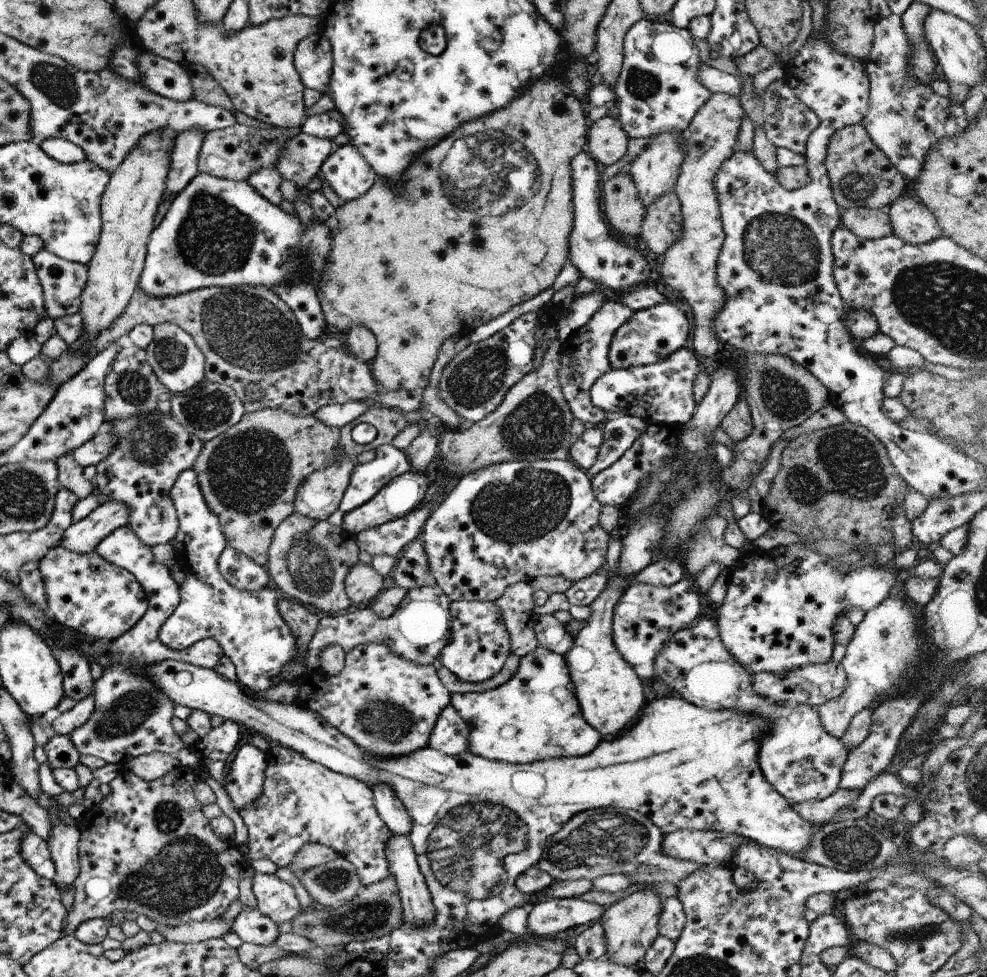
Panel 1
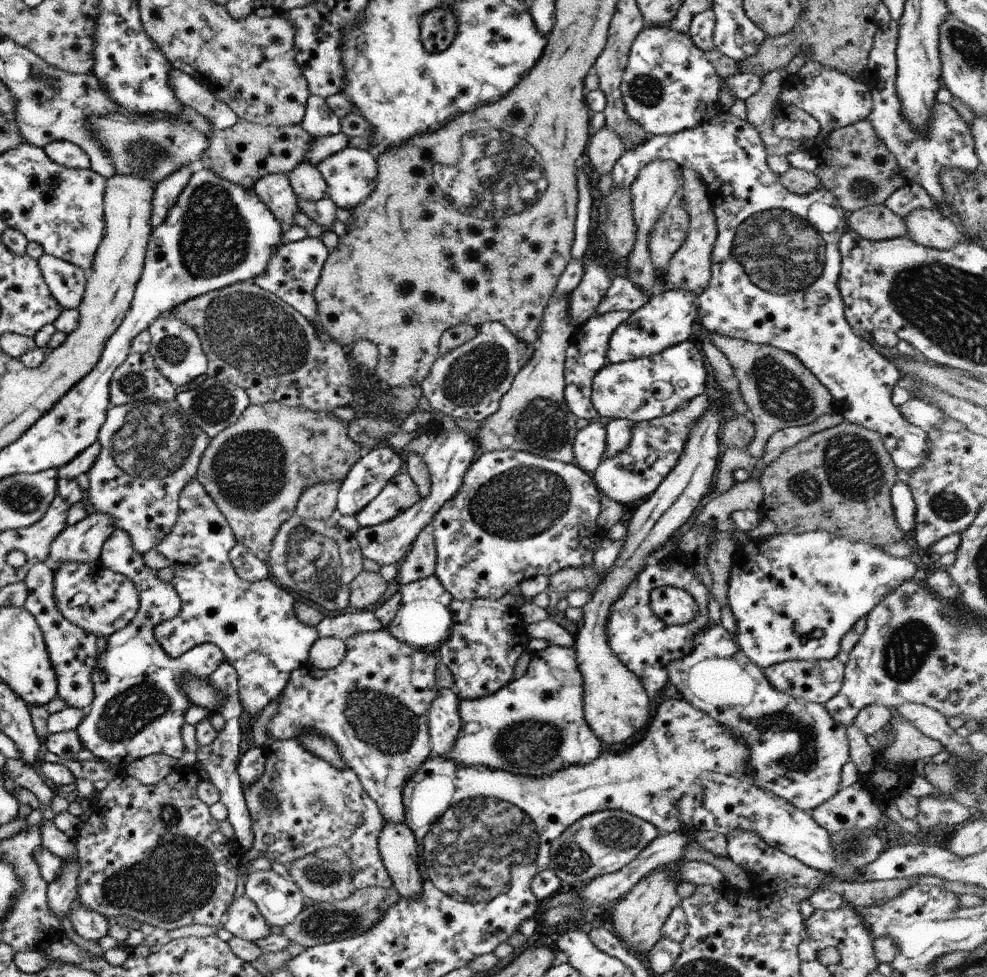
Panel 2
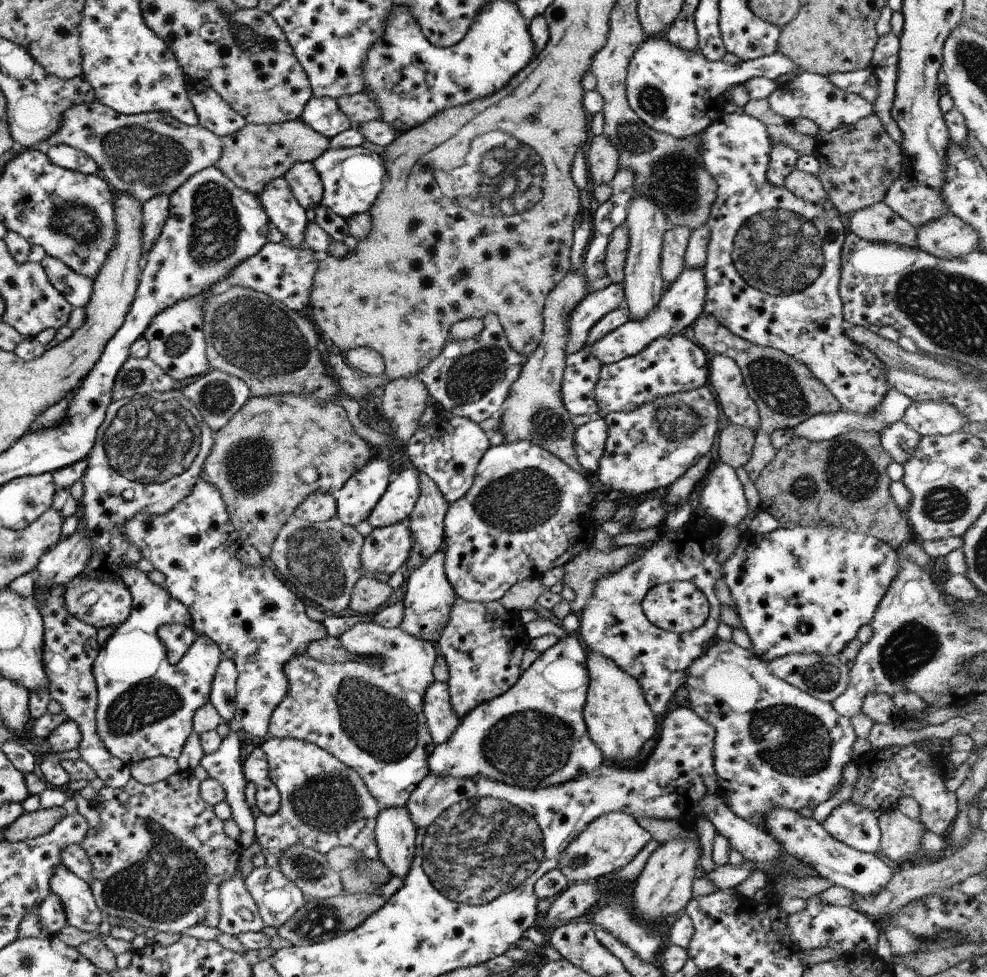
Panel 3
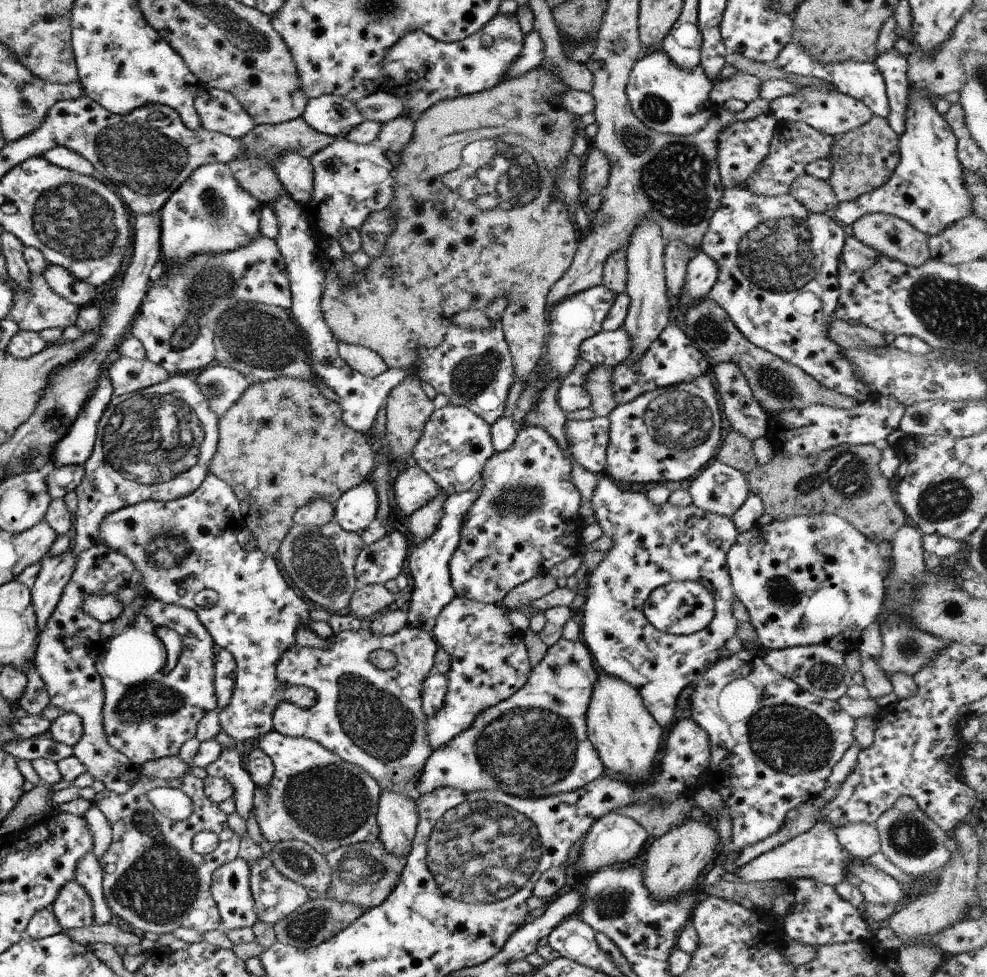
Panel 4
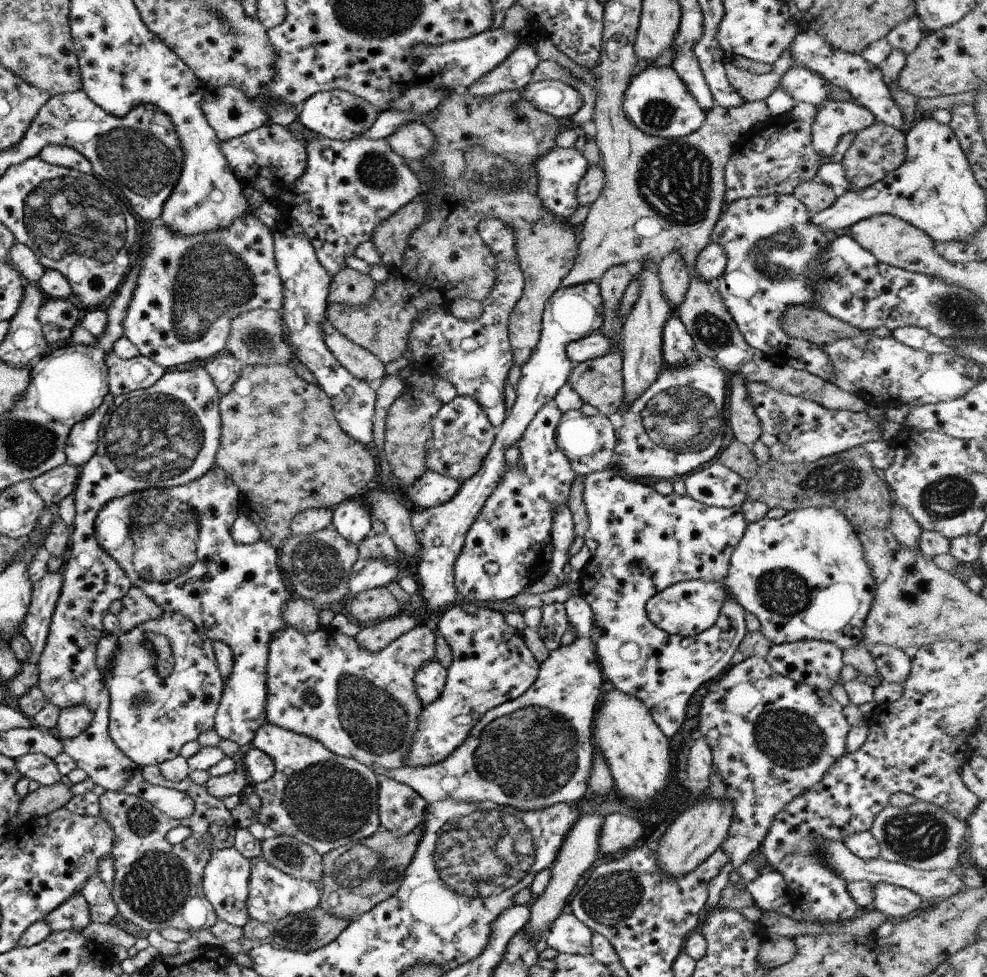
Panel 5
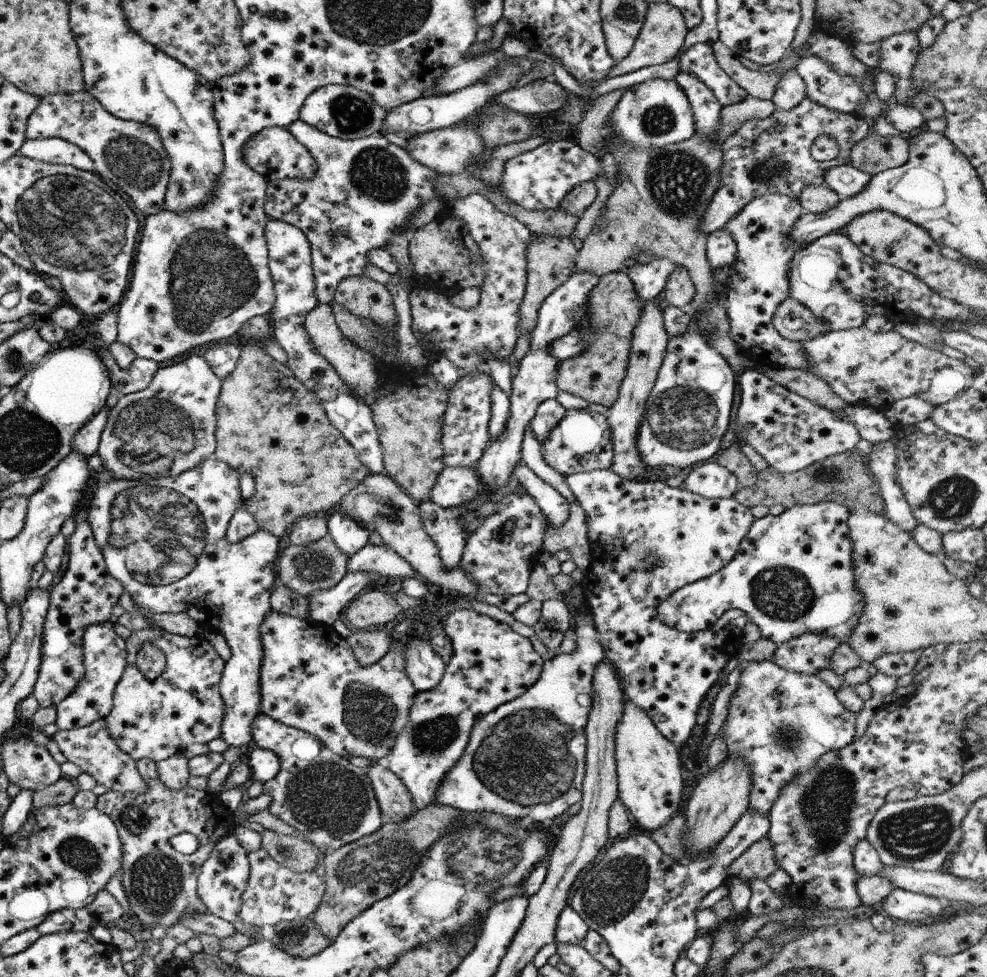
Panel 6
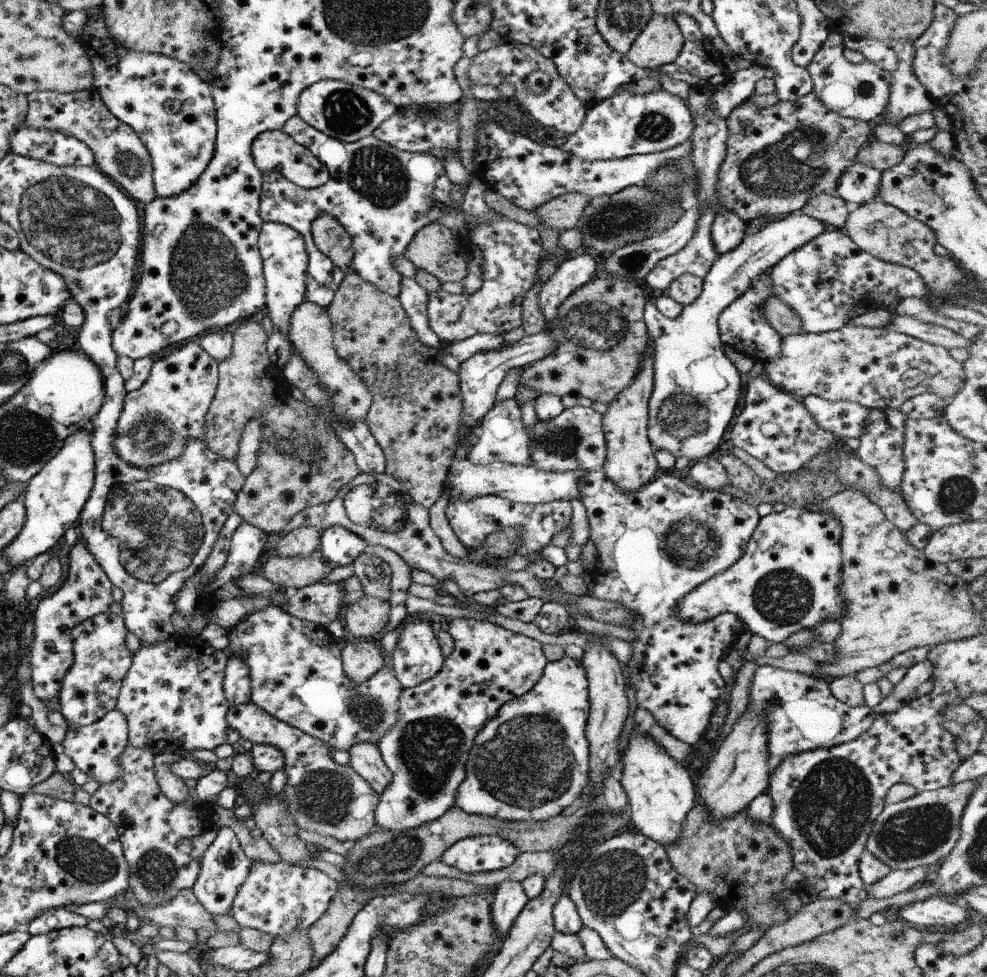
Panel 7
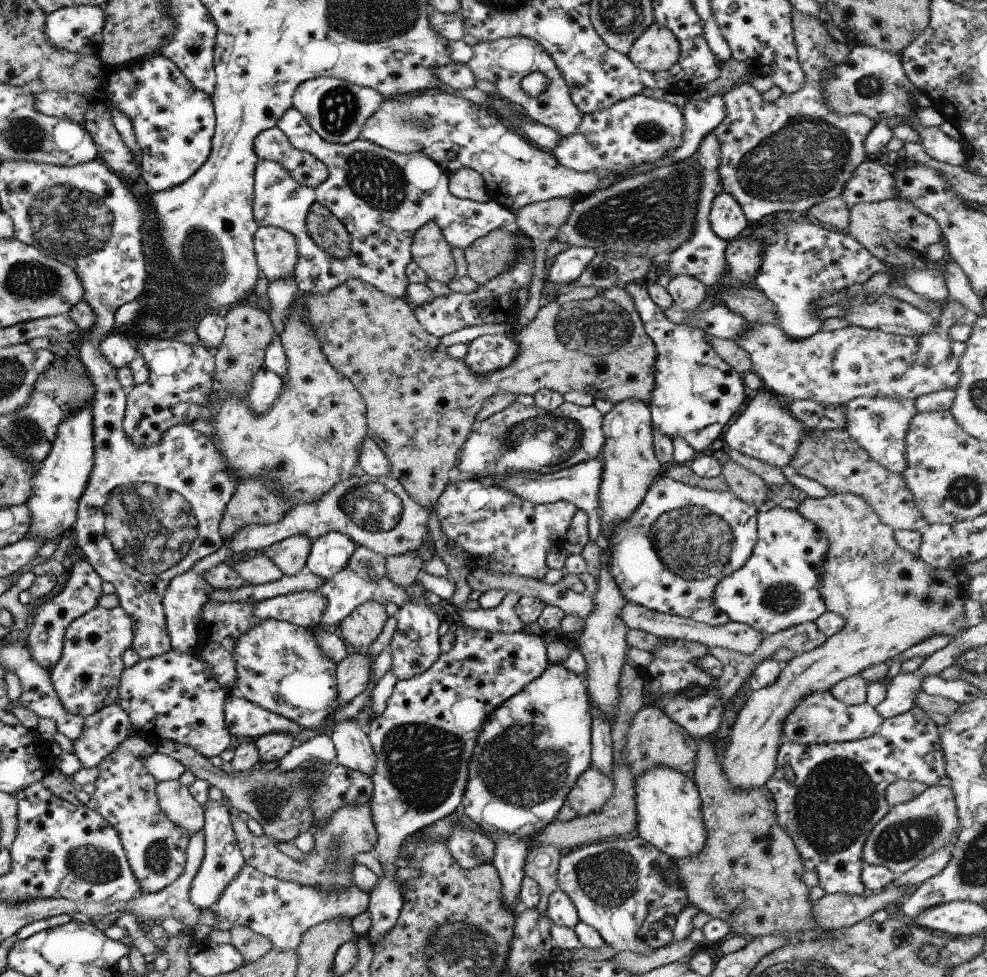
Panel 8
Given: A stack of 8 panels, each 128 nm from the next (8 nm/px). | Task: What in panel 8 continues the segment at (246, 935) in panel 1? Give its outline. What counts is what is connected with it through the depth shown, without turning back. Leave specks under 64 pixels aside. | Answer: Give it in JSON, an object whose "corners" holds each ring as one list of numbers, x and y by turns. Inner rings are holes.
{"corners":[[208,799,203,805,205,823,203,826,205,836,205,855,200,868,192,879,190,887,190,900,201,909,210,909,223,895,224,889,238,876,246,864,242,856,236,835,234,834,230,812,232,809,225,802,214,802]]}

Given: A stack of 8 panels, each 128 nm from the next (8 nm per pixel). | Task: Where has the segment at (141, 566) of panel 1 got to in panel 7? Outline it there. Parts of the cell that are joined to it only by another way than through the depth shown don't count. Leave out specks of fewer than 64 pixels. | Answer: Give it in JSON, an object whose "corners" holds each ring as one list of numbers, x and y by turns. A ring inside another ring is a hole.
{"corners":[[174,635,158,644,141,644,138,652,131,656,131,666,122,680,116,702,116,709,128,720,128,744,136,748,148,748,156,754,164,750,212,752,227,743,229,726,226,716,229,705,223,688,227,664,226,651,212,649,200,636]]}

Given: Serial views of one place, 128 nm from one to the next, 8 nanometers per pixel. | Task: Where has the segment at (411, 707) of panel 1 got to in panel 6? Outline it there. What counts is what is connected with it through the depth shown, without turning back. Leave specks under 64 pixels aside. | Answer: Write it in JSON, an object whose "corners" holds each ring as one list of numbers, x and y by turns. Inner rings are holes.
{"corners":[[272,611,264,622,260,625,261,641,263,646,263,659,260,671,261,682,261,712,266,716,281,722,289,727,297,728,298,730,313,734,321,743,324,743,332,752,346,757,350,760,352,757,370,759,371,761,383,761,392,750,394,743,397,741,399,733,403,731,403,728,408,724,409,712,413,705,414,697,417,690,414,688,412,681,408,678,405,671,405,652,407,651,408,642,412,640,412,634,414,638,422,638,422,640,428,641,427,630,416,628,404,638,400,638,394,642,390,650,380,660,377,660,369,667,363,667,354,656,352,649,348,646,347,639,343,639,333,628,332,625,318,624,312,620,300,620,290,615,285,615,276,611]]}

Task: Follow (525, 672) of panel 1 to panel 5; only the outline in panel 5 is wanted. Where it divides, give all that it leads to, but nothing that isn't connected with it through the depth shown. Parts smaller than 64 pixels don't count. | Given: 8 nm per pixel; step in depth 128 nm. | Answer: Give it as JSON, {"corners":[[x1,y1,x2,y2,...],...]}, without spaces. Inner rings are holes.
{"corners":[[577,595,571,596,564,603,564,606,569,621,577,629,577,635,569,645,561,644,555,651,549,653,549,657,544,662,540,663,538,667,539,673,534,684,532,684,524,694,517,696,514,700,509,700,508,702,492,708,491,711,485,712,480,717,480,720,477,720,477,723,472,727,470,734,463,740,463,743,460,744,455,751,452,751,447,757,444,757,437,763,421,767,404,766,390,770,380,769,378,766,372,766,370,768,372,768,378,776,390,777,391,779,397,780,399,783,408,785,417,795,420,795,428,805,447,798,453,798,460,802,479,803,483,803,484,800,491,800,493,803,501,804,505,807,516,807,520,808,521,811,535,811,547,806,552,806,553,804,580,802,583,797,586,797,587,786,593,769,593,760,595,759,595,746,592,741,592,724,595,718,595,712,601,700,601,695,603,694,602,684,604,684,604,680,602,680,602,669,597,659,596,647,591,639,592,623,595,620,593,619,593,612,590,605,582,596]]}

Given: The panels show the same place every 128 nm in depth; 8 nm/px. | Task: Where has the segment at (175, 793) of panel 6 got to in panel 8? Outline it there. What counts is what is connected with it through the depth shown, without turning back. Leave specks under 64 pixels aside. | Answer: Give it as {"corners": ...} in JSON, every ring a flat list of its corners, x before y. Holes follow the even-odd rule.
{"corners":[[129,736,122,744,119,744,102,762,97,766,99,770,95,784,94,794,90,797,86,806,99,812,116,830,120,842,125,850,130,868,140,883,142,893,157,893,166,886,170,886,176,878,185,871,187,861,187,844,189,843,189,832,181,826,175,825,161,809,157,799,158,781,146,766,143,759,157,752,157,746,140,736]]}

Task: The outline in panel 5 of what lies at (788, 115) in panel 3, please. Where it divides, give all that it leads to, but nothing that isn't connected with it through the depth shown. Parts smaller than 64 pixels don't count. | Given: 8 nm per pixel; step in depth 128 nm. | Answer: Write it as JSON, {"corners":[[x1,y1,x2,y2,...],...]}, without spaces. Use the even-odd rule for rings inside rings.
{"corners":[[826,99,815,107,817,111,812,123,812,147,822,157,833,153,841,136,857,133,877,121,870,110,854,101],[793,194,792,195,768,195,767,197,750,197,747,199,738,199,730,204,724,206,717,223,714,225,710,240,712,243,721,245,722,248,727,252,727,265,725,274,720,278,714,280,712,284,716,286,718,292,721,294,722,300,728,309,728,312,732,315,734,322,737,324,738,330,741,335,745,338,745,341,756,350,763,352,766,357,778,365,790,365,796,370,808,371,810,374,820,377,822,380,834,383,835,380,835,368,831,363,830,357,825,354,824,349,817,344,810,342,809,340,799,339,796,337,788,336,788,333,784,332,783,326,781,325,781,319,783,314,790,308,796,305,804,306,816,306,814,304,813,297,815,296,815,290,813,289,813,282,811,281,811,266,809,263,814,261,819,253,823,253,825,248,838,237,835,232,825,231,822,227,815,225,811,221,809,210,798,200]]}

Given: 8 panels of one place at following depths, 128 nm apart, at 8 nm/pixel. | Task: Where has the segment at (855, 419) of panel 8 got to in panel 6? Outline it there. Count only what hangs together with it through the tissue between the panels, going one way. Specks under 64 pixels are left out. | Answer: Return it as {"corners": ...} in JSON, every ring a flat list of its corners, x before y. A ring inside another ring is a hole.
{"corners":[[895,436,885,443,876,443,873,451,866,456,872,476,878,480,884,501,885,517,897,524,903,531,912,534,919,522,914,518,908,502,896,482]]}

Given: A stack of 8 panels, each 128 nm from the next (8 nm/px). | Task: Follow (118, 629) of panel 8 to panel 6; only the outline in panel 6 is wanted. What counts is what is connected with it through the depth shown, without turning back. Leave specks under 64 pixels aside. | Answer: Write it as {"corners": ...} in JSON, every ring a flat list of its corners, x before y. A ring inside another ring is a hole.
{"corners":[[114,622,87,628,83,636,83,661,86,667,84,680,57,707,56,726,60,732,70,732,72,728,88,726,100,718,105,719,112,710,113,694,127,665,125,640,113,629]]}

